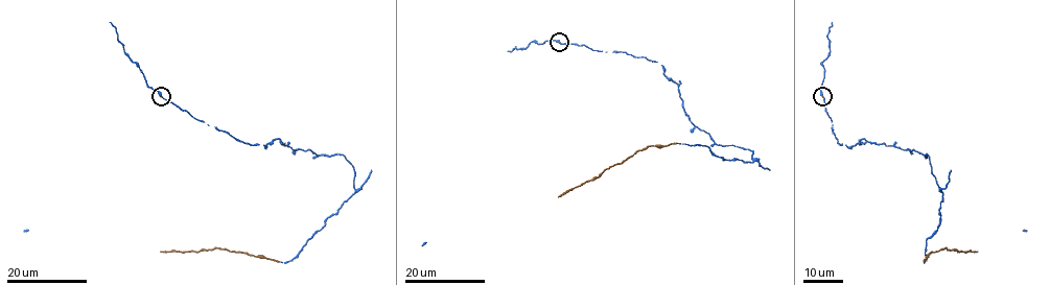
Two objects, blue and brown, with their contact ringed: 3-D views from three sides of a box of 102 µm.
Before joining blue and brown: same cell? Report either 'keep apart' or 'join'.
join

